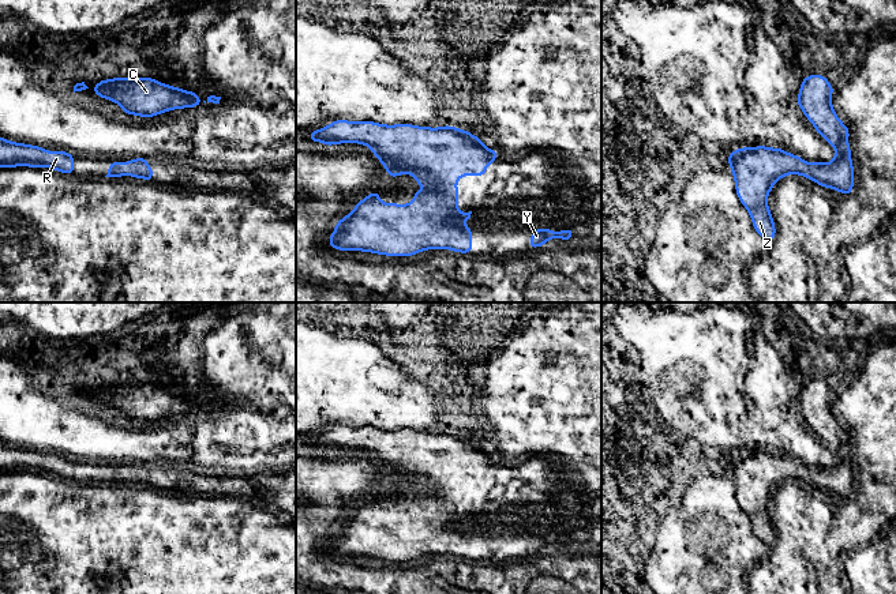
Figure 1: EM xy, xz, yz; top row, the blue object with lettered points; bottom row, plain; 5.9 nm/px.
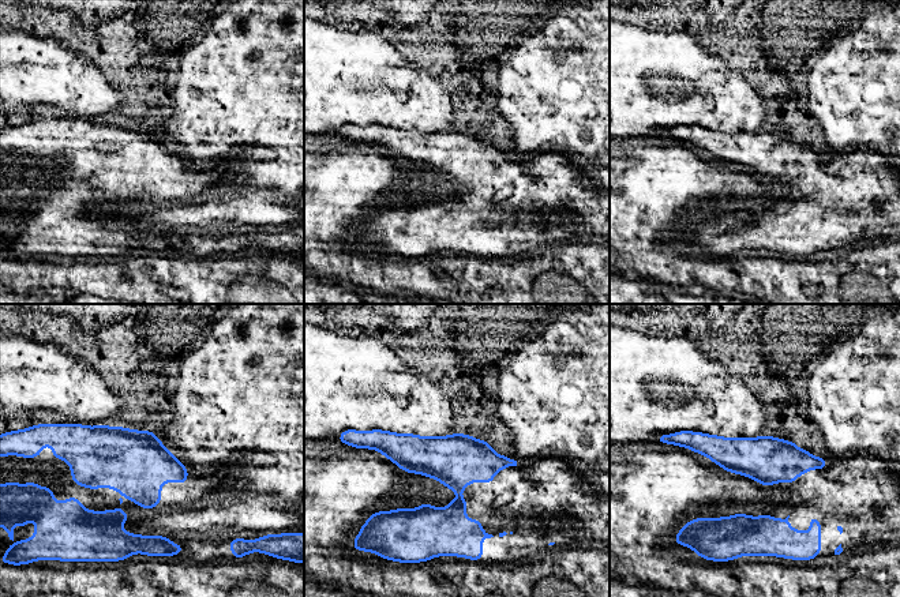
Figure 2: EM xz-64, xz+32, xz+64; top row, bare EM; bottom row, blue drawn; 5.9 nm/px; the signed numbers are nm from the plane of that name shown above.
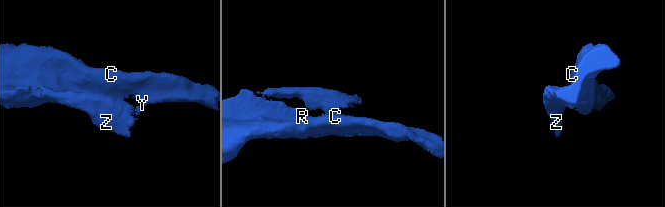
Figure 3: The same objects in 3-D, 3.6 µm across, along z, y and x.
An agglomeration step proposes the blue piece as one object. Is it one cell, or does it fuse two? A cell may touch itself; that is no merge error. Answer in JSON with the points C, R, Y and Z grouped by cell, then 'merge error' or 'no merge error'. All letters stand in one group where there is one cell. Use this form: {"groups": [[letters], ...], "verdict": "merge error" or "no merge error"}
{"groups": [["C", "R", "Y", "Z"]], "verdict": "no merge error"}

